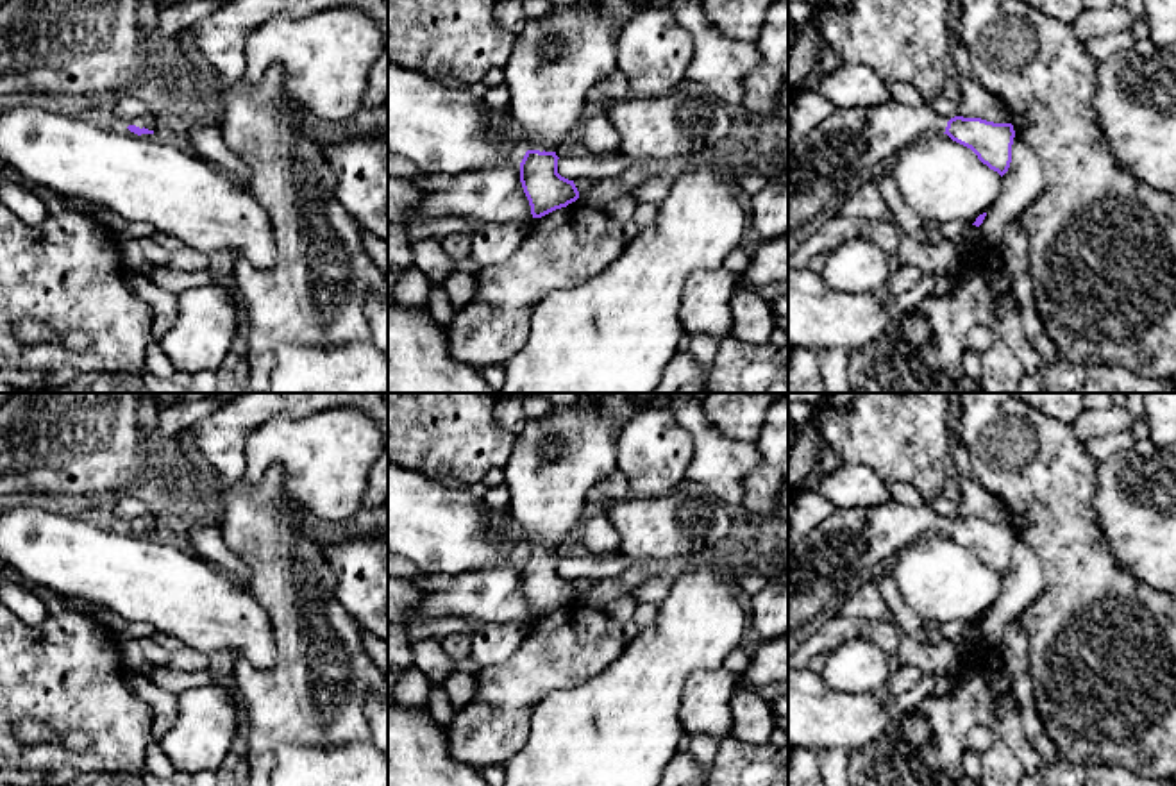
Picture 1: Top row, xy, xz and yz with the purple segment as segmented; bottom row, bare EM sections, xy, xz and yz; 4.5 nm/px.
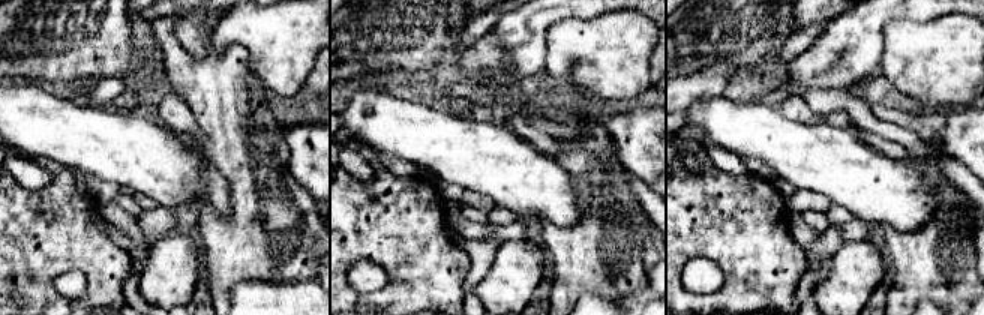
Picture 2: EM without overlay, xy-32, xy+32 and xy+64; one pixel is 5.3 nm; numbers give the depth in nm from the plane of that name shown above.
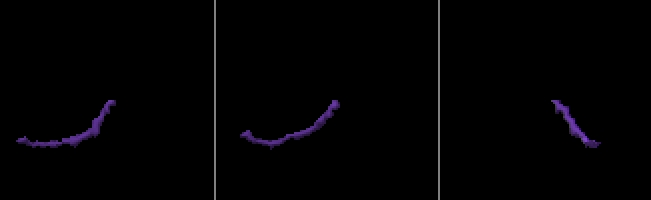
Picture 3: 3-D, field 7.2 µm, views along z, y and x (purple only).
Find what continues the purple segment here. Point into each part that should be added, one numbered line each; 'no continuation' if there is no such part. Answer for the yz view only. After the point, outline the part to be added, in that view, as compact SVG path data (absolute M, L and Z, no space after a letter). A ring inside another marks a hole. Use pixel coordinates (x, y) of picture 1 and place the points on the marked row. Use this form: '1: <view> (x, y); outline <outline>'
1: yz (837, 156); outline M931 100L833 111L788 155L788 232L799 230L820 209L856 191L881 163L895 159L910 143L928 134L944 134L947 121L933 111Z

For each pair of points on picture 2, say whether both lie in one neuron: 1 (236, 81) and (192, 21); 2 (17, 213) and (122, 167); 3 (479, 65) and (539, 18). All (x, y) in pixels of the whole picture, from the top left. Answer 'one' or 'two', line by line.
1: two
2: two
3: one

